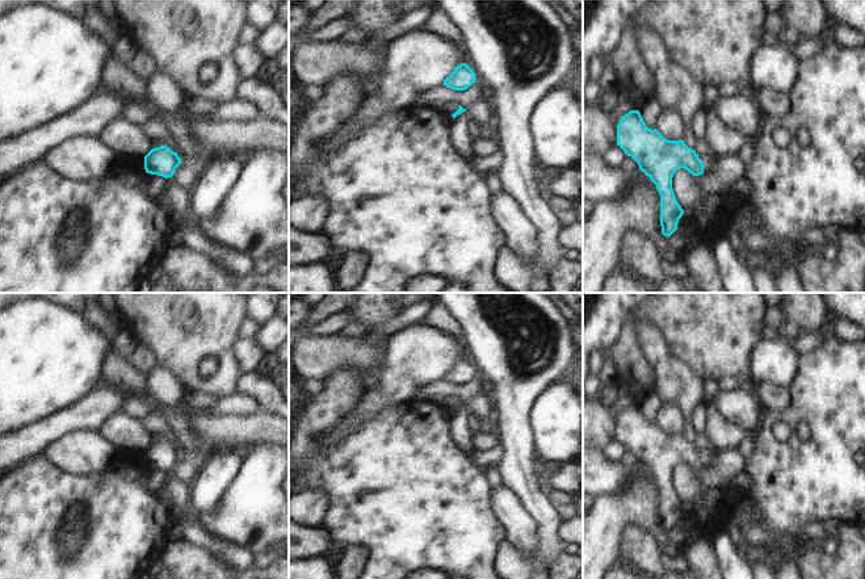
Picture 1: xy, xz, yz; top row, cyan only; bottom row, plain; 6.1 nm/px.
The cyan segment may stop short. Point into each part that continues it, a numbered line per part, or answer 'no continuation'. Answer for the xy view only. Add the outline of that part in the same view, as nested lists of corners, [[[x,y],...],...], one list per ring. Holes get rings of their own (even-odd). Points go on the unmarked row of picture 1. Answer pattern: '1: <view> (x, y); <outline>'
no continuation

